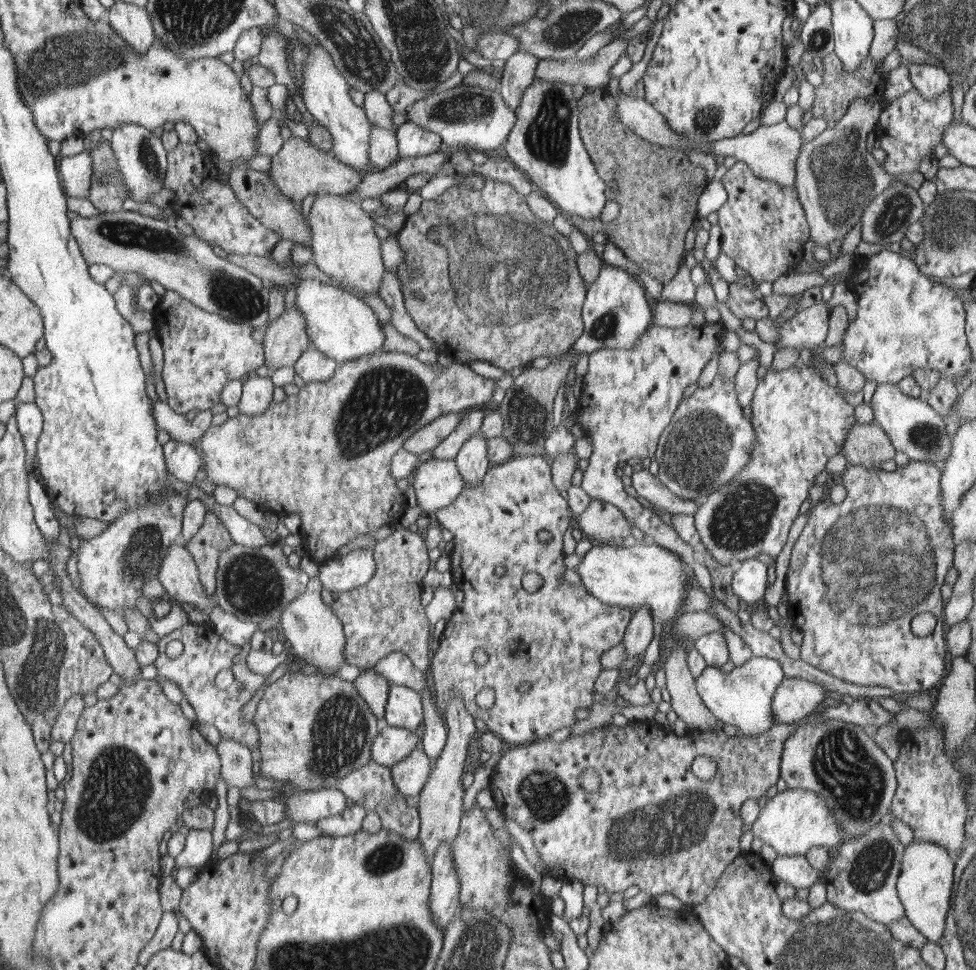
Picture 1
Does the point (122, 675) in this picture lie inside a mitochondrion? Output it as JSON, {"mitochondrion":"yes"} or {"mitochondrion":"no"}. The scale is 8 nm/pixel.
{"mitochondrion":"no"}

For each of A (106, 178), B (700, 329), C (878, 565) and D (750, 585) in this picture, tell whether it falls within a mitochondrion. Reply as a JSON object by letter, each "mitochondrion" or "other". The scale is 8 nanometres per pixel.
{"A":"mitochondrion","B":"other","C":"mitochondrion","D":"other"}

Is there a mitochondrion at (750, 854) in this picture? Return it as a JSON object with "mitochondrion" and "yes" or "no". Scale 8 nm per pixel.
{"mitochondrion":"no"}

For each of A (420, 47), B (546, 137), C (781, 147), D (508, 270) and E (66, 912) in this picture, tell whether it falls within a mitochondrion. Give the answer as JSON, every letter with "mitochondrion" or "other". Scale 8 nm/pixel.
{"A":"mitochondrion","B":"mitochondrion","C":"mitochondrion","D":"mitochondrion","E":"other"}

